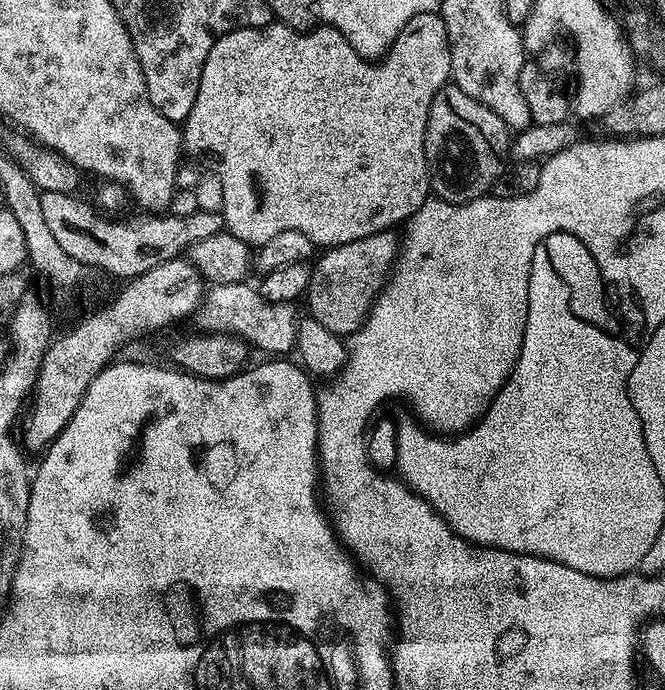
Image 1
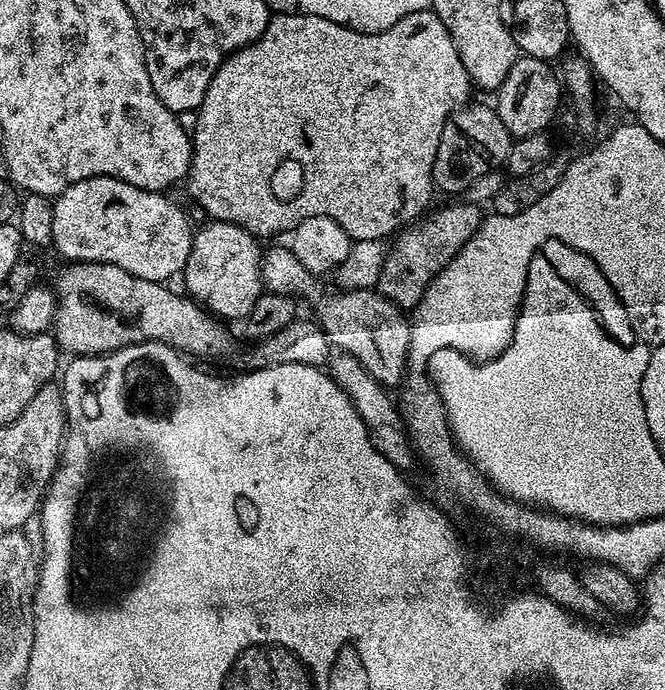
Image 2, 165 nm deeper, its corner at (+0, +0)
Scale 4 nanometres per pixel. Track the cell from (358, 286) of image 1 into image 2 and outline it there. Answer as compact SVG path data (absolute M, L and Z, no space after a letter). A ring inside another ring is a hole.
M465 200L459 203L448 204L432 214L430 212L424 219L403 229L395 237L396 242L391 243L377 289L402 310L415 309L433 278L441 275L445 265L460 253L480 228L484 217L481 207Z

